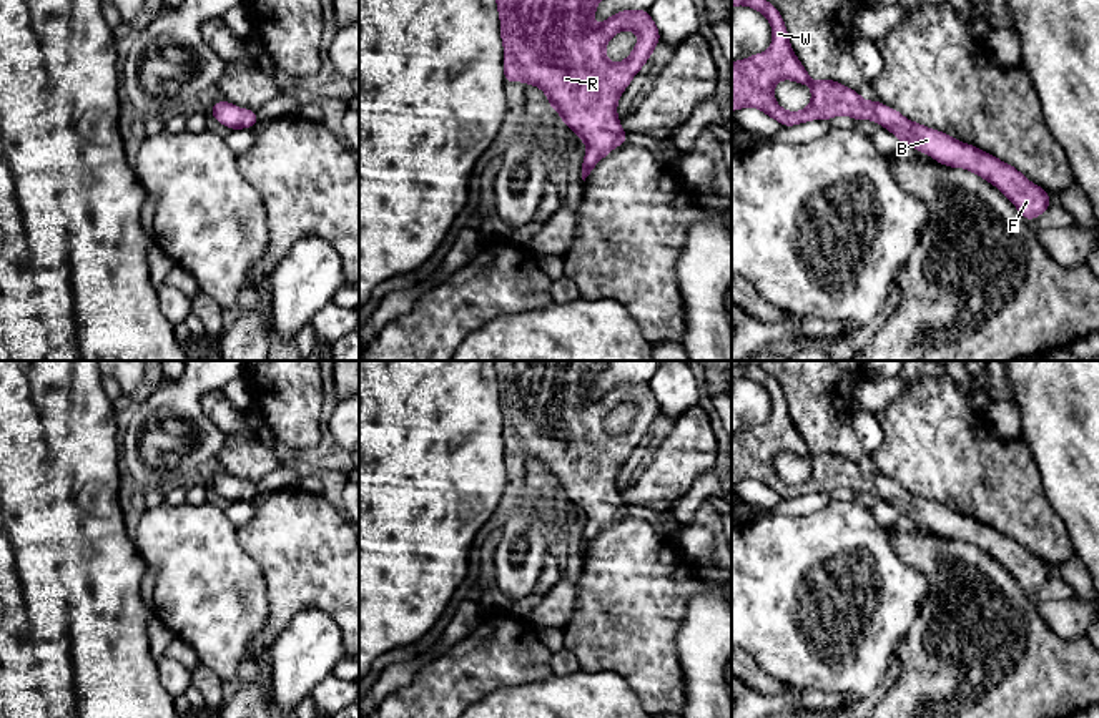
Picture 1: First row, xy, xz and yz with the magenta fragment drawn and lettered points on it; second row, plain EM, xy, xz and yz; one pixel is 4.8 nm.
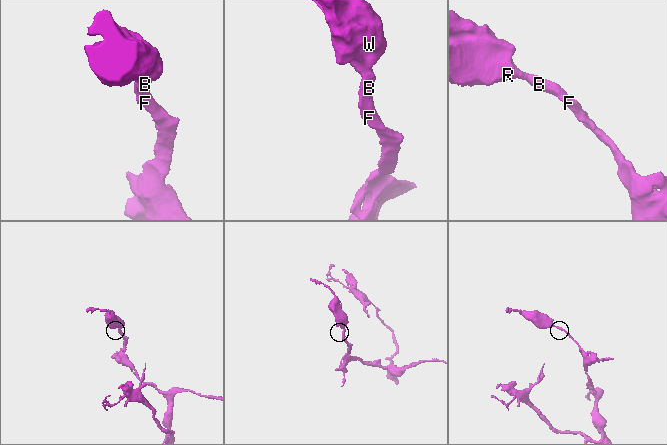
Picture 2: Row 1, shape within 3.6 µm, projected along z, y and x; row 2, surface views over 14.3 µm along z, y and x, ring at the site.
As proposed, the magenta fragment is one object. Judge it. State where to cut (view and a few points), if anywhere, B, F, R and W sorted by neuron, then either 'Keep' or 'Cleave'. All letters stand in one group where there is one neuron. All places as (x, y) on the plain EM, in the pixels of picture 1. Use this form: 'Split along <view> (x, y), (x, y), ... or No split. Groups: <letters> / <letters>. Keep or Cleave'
No split. Groups: B F R W. Keep

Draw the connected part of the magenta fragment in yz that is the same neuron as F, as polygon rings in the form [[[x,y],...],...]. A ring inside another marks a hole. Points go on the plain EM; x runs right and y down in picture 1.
[[[732,364],[732,379],[745,377],[766,389],[771,397],[771,419],[748,430],[732,434],[732,484],[755,479],[781,499],[795,499],[811,492],[838,487],[853,492],[871,492],[891,504],[901,515],[909,517],[949,540],[964,540],[996,558],[1023,587],[1036,592],[1049,578],[1047,563],[1031,555],[1019,542],[994,527],[963,515],[939,502],[904,490],[898,482],[880,472],[866,474],[853,460],[836,452],[813,454],[791,422],[786,397],[778,381],[760,367]],[[780,452],[793,452],[811,460],[811,474],[801,484],[783,482],[773,462]]]

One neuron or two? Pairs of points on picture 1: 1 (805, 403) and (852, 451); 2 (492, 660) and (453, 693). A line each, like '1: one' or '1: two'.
1: one
2: one

